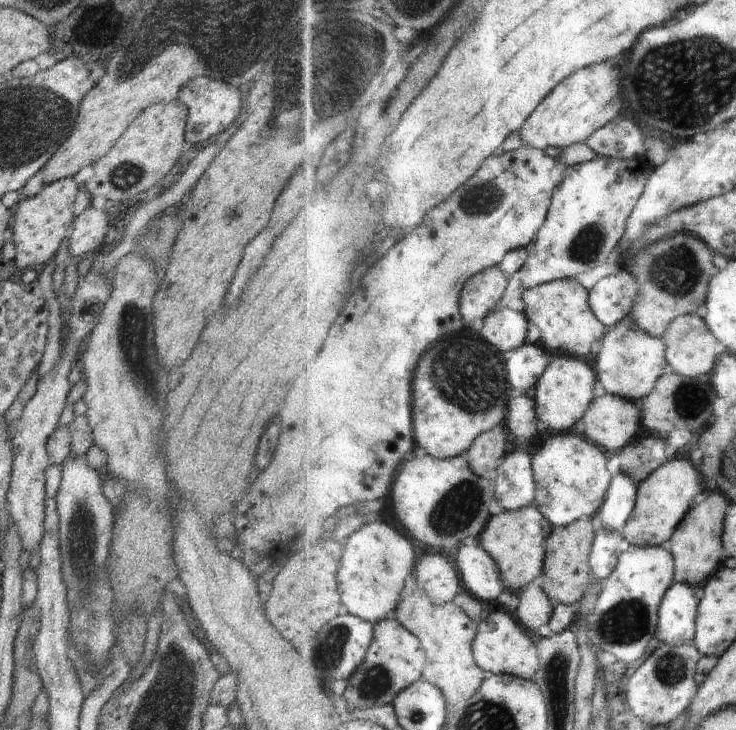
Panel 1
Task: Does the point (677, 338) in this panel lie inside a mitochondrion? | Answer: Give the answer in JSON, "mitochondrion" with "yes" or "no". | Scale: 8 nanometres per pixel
{"mitochondrion":"no"}

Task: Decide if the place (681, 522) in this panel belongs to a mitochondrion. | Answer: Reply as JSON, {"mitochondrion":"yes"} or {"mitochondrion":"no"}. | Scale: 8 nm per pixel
{"mitochondrion":"no"}

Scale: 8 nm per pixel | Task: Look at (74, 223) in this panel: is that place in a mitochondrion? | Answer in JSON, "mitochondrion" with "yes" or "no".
{"mitochondrion":"no"}

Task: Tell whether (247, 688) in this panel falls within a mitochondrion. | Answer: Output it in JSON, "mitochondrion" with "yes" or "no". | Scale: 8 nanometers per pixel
{"mitochondrion":"no"}

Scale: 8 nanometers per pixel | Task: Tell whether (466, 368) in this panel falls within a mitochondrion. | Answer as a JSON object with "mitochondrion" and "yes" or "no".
{"mitochondrion":"yes"}

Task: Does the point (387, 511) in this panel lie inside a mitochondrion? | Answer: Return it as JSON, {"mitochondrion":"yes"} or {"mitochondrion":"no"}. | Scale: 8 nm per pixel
{"mitochondrion":"no"}

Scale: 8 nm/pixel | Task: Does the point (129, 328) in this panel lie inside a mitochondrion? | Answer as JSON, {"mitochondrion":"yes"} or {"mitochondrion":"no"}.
{"mitochondrion":"yes"}

